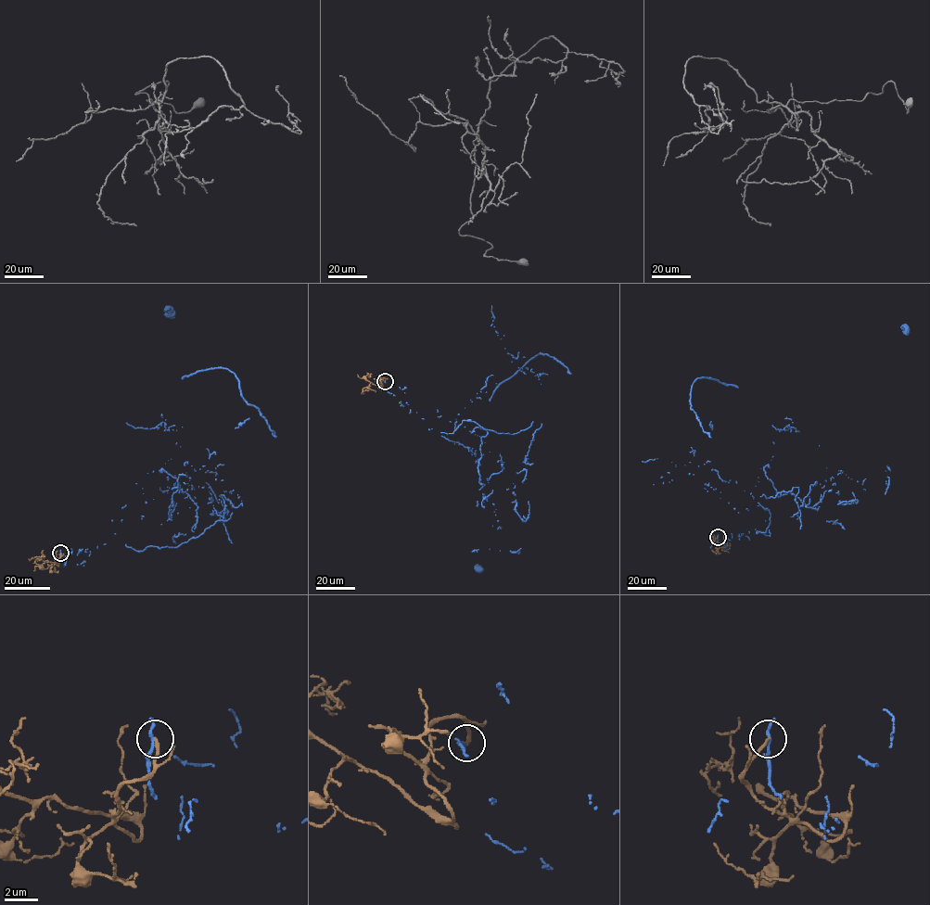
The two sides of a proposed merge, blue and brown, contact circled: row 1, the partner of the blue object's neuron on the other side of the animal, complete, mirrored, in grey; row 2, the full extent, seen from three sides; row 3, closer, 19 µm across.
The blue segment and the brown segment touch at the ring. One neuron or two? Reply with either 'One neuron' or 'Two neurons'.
Two neurons

